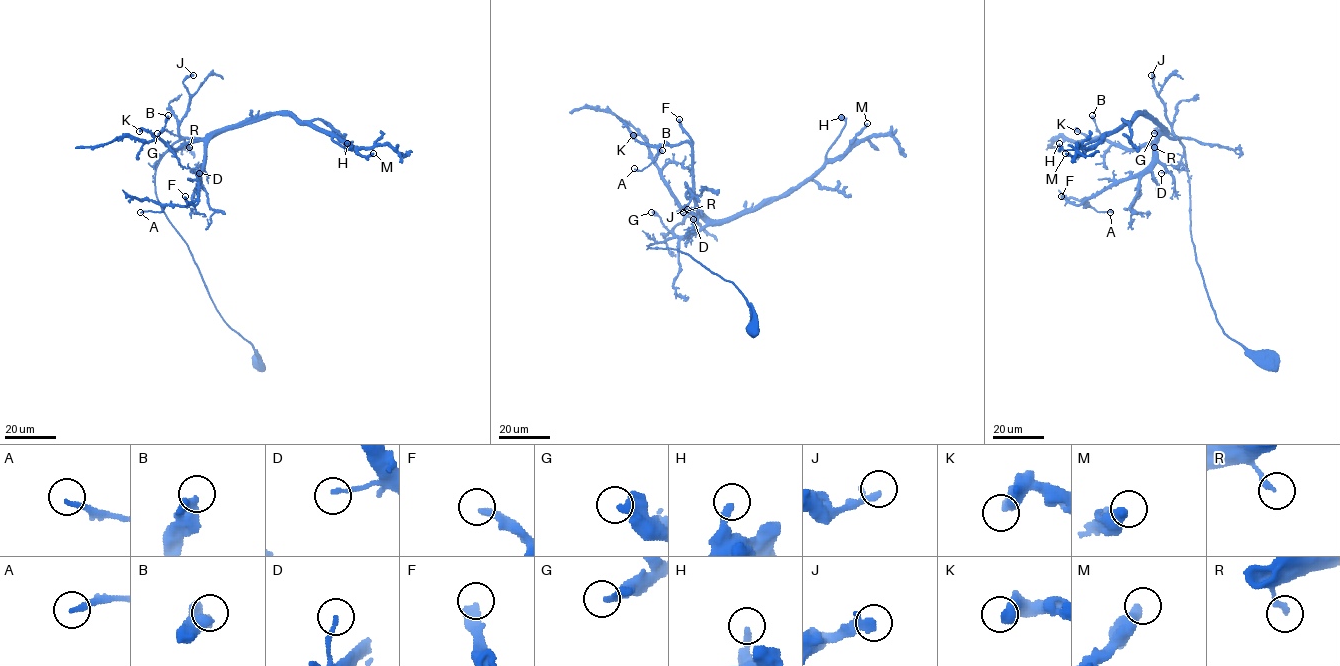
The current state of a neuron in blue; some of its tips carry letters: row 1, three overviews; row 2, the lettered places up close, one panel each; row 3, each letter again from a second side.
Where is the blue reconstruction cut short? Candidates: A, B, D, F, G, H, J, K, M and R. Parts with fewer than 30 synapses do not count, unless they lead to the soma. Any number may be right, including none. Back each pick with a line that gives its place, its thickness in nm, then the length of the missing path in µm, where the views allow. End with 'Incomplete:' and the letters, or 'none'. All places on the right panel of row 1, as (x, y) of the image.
F: place (1061, 196); calibre 360 nm; missing 25 µm
Incomplete: F

